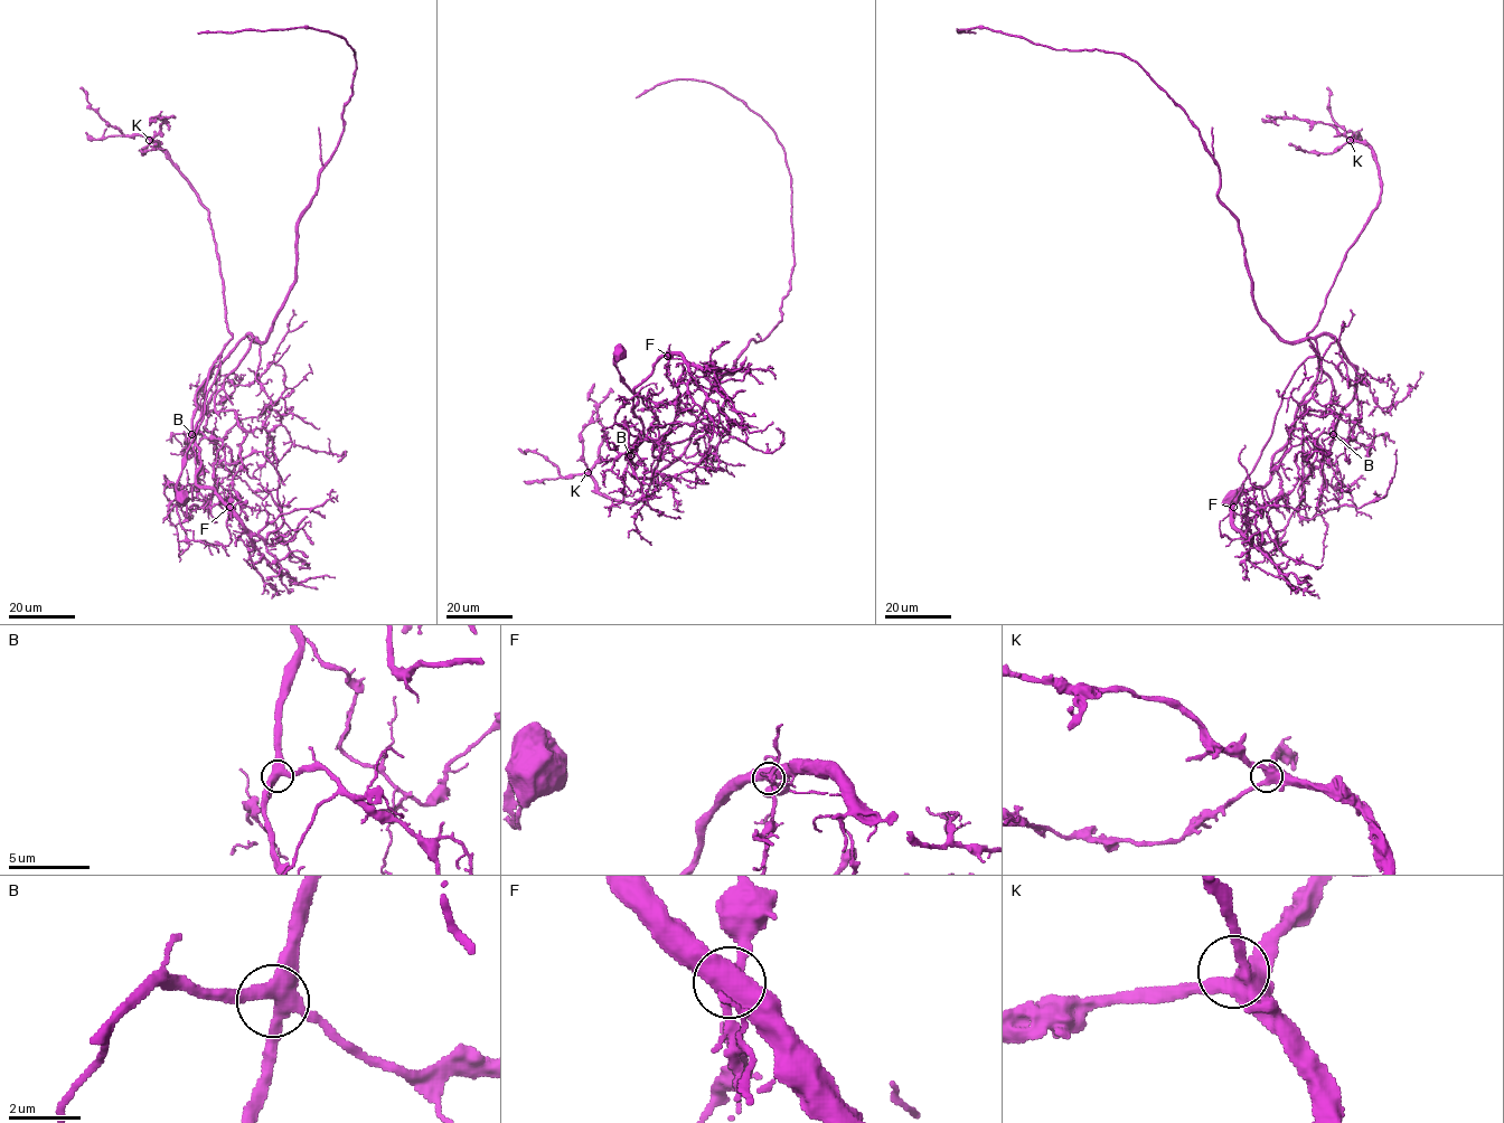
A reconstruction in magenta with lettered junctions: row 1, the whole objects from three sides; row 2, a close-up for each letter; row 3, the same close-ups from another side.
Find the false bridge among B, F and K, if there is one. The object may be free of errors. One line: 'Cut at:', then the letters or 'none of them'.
Cut at: F

